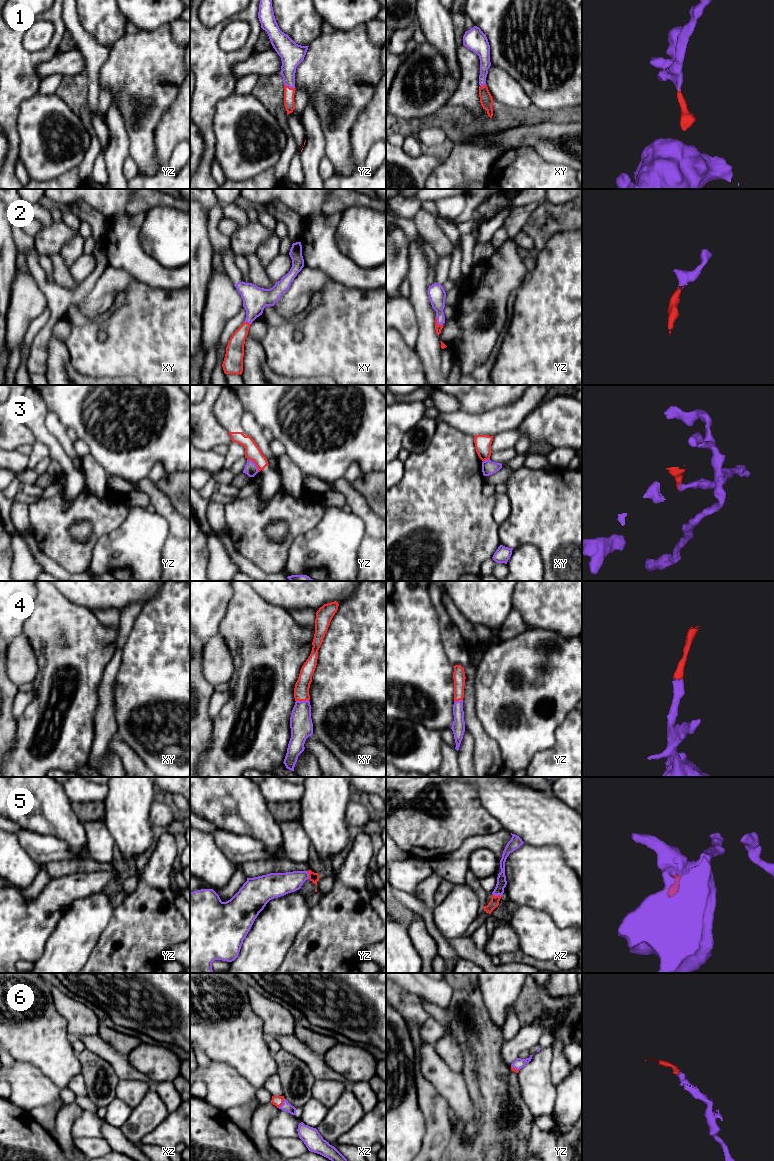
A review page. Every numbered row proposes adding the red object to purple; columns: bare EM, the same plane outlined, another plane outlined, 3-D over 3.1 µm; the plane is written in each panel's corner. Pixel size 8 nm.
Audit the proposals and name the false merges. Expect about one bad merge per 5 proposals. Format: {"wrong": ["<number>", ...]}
{"wrong": ["3"]}

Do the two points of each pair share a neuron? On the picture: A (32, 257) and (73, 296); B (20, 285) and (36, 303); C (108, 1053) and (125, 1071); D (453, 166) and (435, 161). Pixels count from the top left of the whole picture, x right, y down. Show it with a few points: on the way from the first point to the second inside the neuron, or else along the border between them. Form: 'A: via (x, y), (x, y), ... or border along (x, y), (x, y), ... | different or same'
A: via (37, 271), (40, 279), (59, 296) | same
B: via (24, 289), (32, 299) | same
C: via (112, 1057), (122, 1067) | same
D: border along (446, 149), (445, 160), (427, 178) | different

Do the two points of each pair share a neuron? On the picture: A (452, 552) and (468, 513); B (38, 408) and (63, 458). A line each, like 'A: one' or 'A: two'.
A: one
B: one

